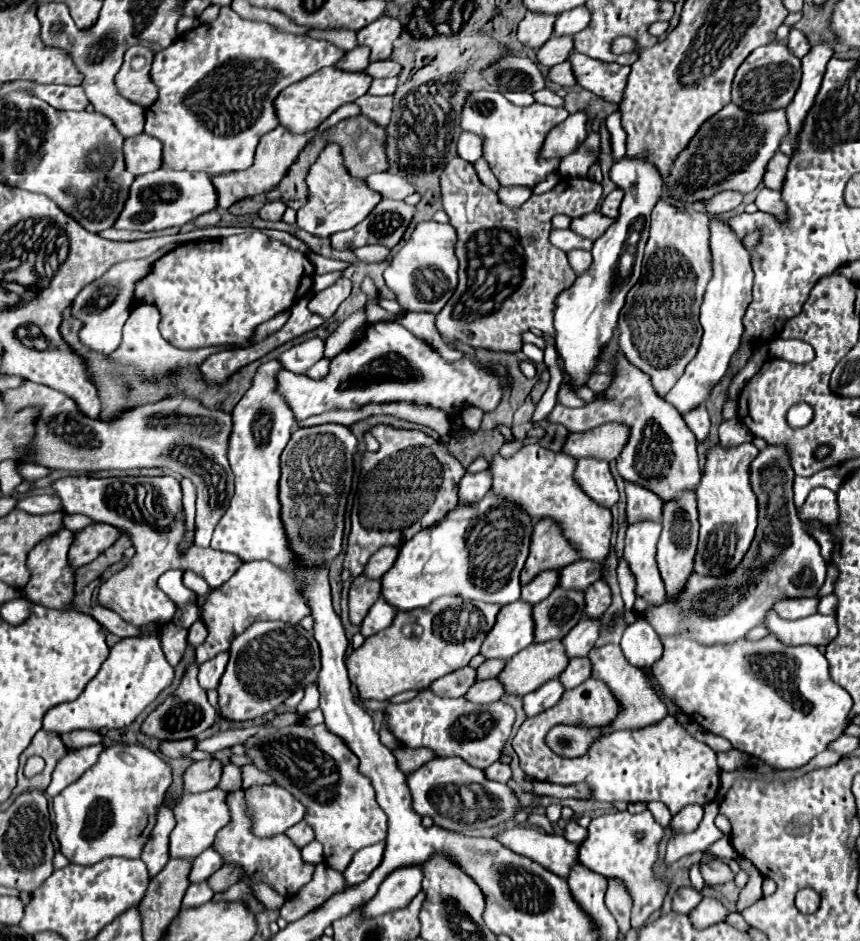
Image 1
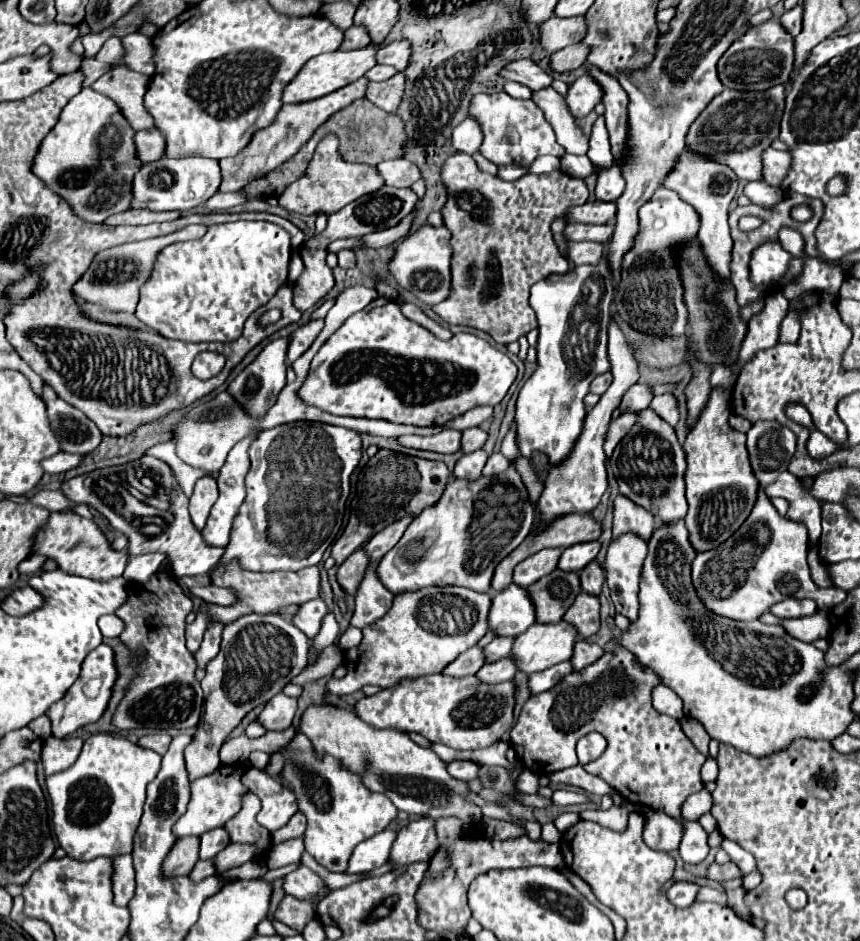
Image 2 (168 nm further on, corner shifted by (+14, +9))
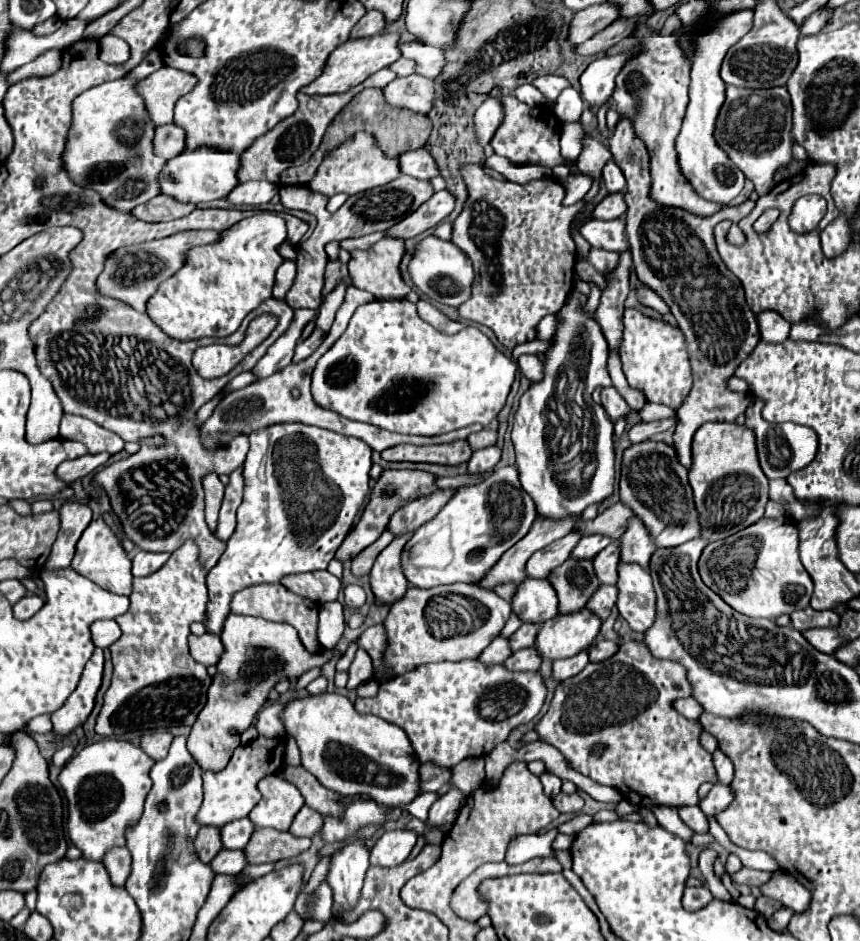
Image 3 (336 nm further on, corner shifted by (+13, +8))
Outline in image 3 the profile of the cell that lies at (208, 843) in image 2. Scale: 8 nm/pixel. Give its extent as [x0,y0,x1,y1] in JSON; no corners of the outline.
[221,817,255,849]

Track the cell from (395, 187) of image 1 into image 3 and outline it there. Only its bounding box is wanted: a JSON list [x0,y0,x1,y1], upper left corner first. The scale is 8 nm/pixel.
[399,149,439,181]

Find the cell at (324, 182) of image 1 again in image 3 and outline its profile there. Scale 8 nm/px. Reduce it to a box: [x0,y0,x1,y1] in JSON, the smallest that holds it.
[305,133,399,197]

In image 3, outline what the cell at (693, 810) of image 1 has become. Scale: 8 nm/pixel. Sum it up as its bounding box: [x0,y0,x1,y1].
[699,785,733,815]

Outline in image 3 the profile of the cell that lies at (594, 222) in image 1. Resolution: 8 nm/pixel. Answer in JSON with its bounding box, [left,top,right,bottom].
[593,193,627,219]

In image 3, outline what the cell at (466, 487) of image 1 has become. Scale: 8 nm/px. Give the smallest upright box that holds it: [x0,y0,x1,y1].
[469,447,501,473]

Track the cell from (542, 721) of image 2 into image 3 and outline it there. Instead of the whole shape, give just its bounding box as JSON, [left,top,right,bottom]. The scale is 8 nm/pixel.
[535,641,717,807]

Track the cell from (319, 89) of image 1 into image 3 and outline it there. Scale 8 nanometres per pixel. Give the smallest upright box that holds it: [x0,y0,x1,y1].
[301,33,399,95]

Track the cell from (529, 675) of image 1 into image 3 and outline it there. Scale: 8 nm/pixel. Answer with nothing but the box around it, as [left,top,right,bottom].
[533,609,601,661]

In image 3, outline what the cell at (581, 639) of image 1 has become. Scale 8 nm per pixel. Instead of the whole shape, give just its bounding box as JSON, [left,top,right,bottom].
[585,585,617,621]

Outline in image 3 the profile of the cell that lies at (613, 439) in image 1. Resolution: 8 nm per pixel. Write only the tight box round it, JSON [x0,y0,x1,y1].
[627,419,675,443]

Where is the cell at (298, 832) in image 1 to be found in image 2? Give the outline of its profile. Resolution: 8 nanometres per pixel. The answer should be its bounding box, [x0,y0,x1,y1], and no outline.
[272,812,306,844]

